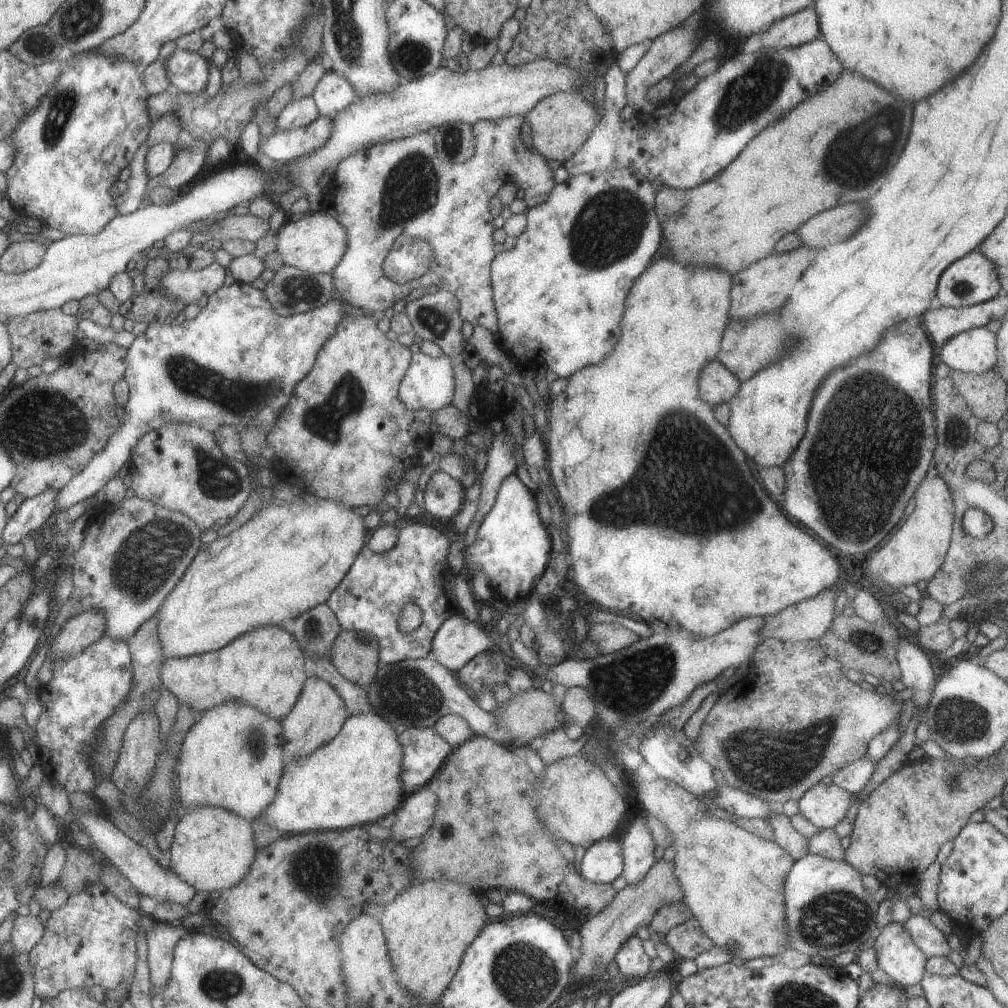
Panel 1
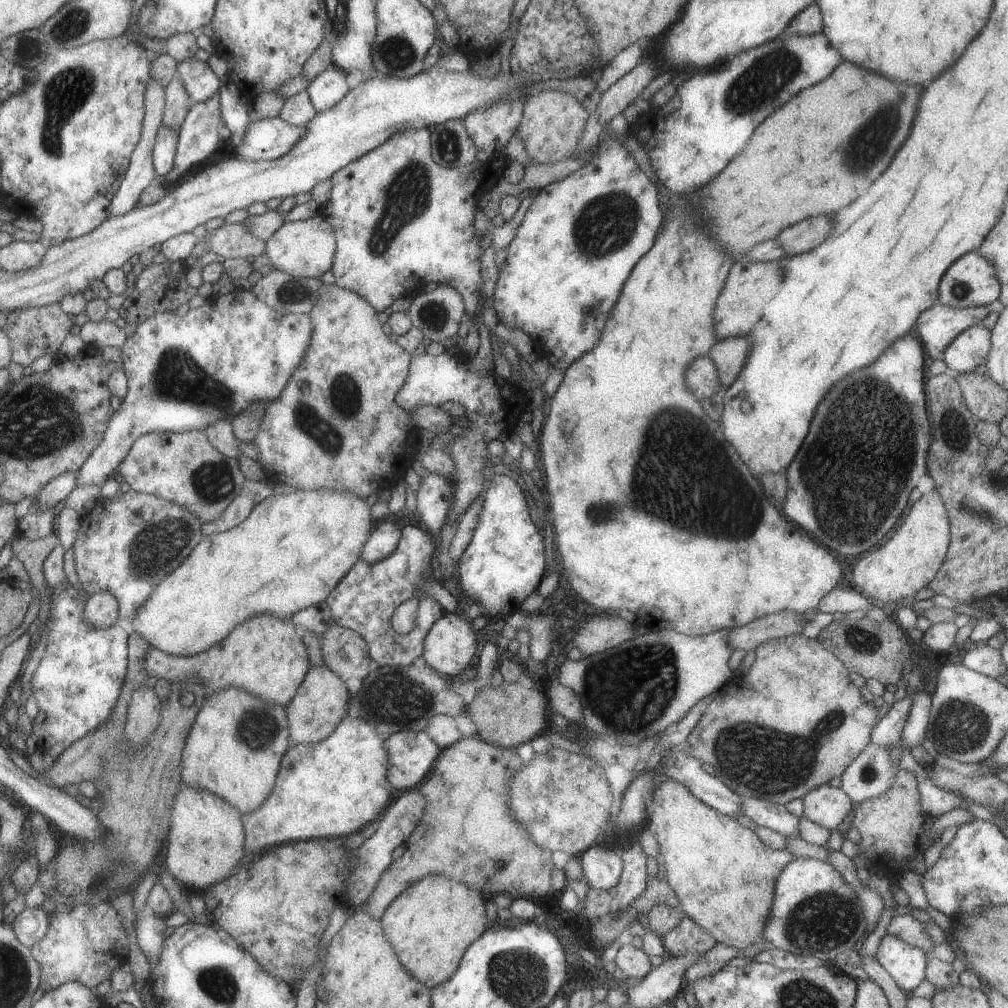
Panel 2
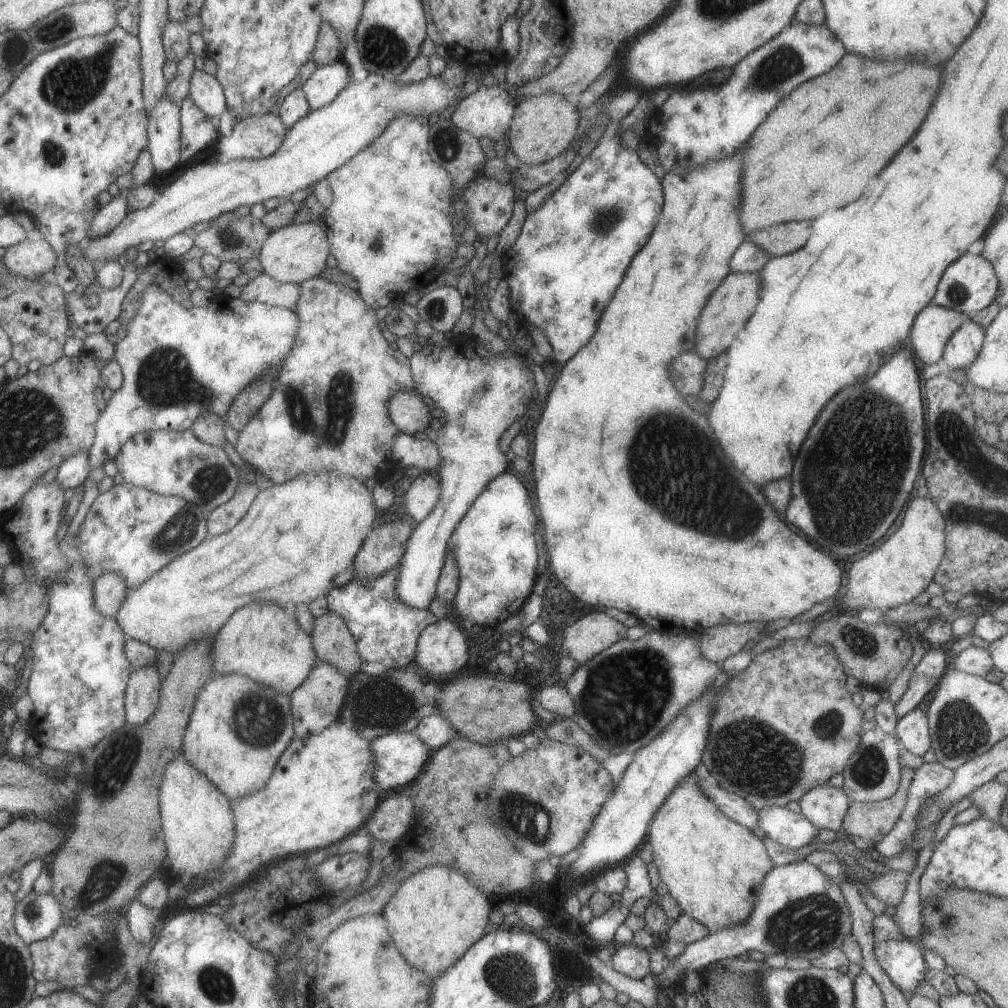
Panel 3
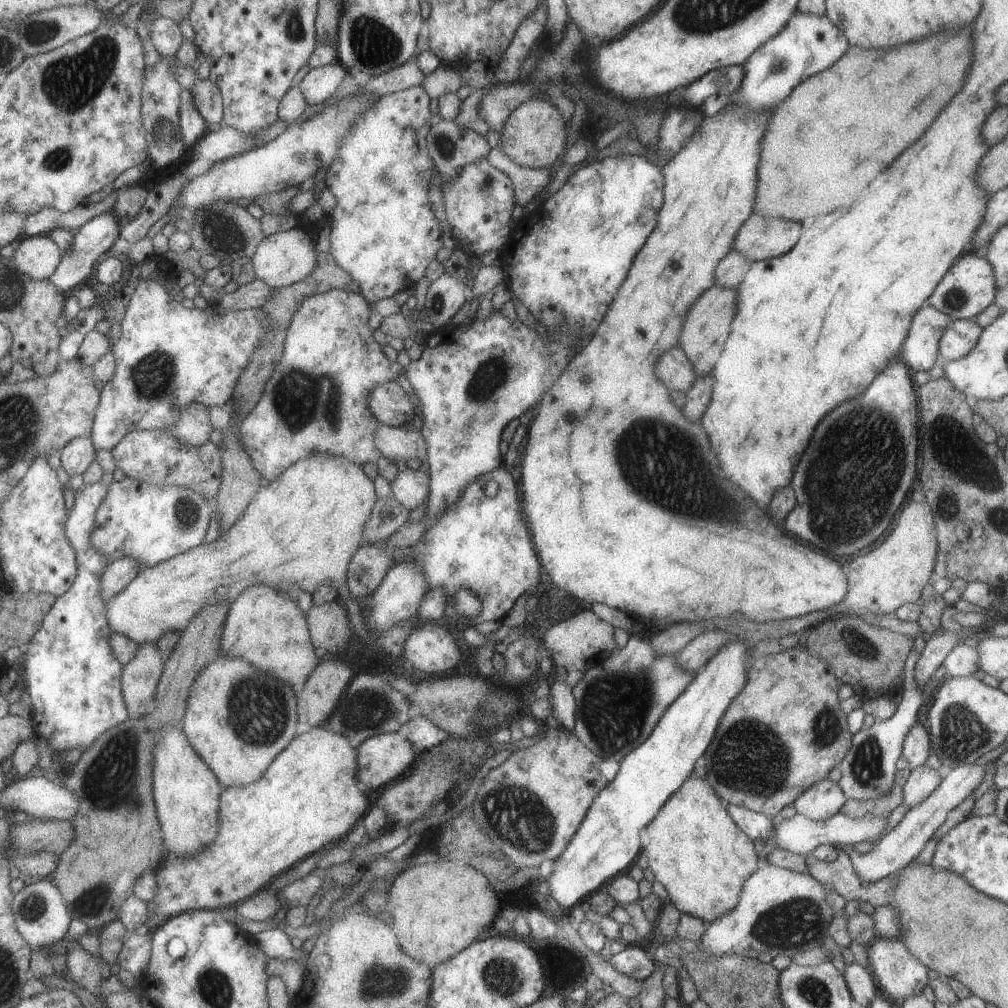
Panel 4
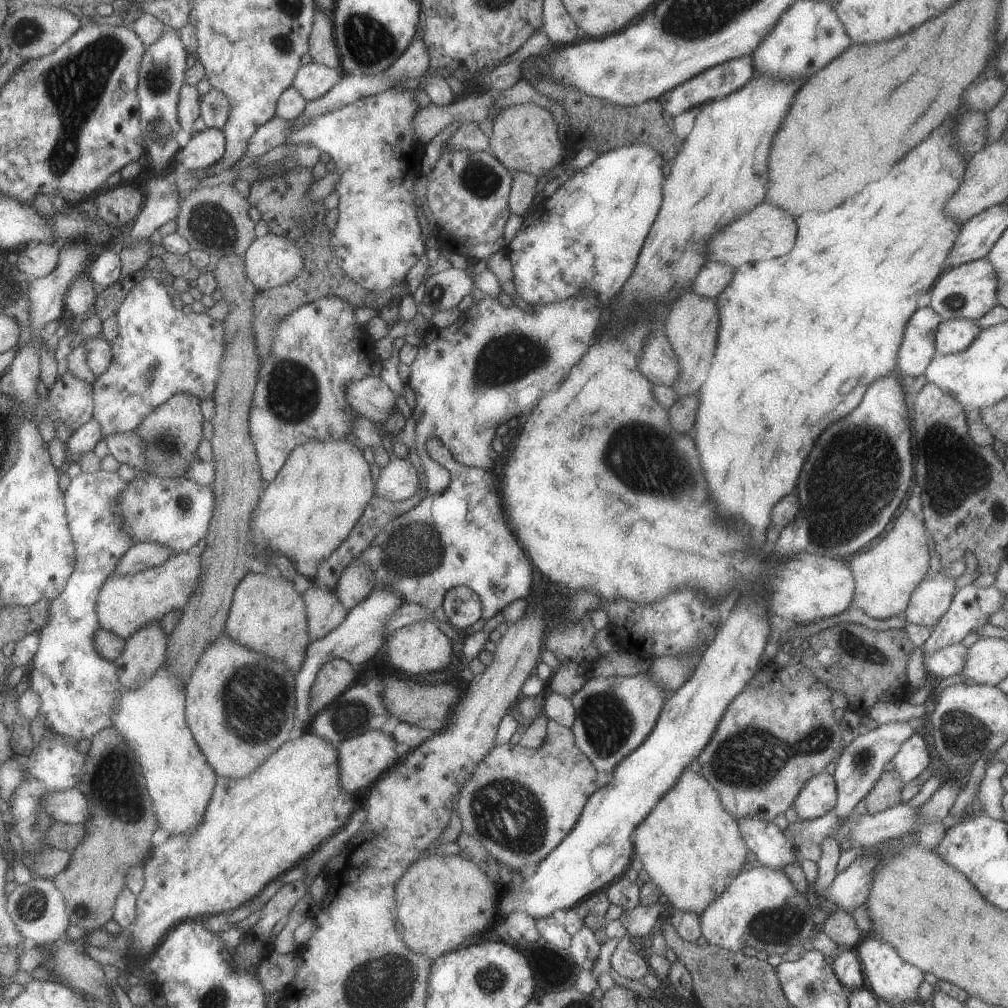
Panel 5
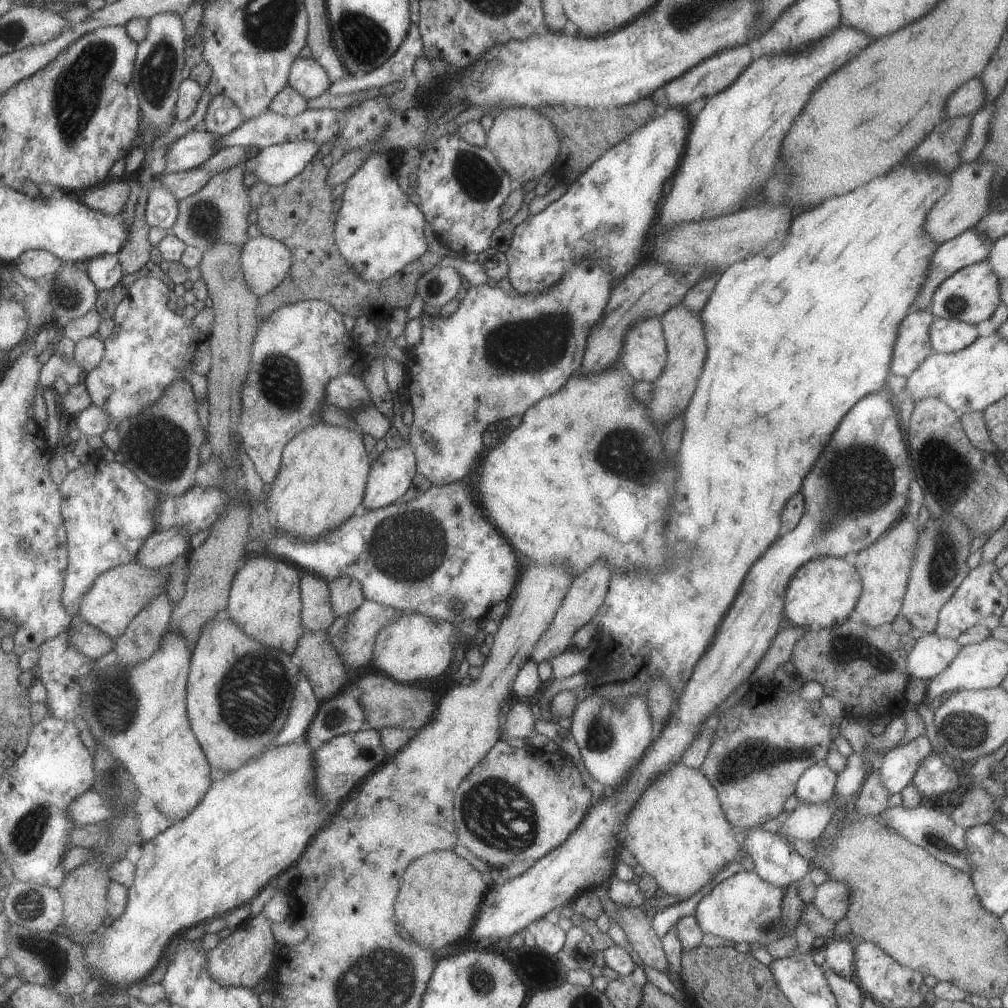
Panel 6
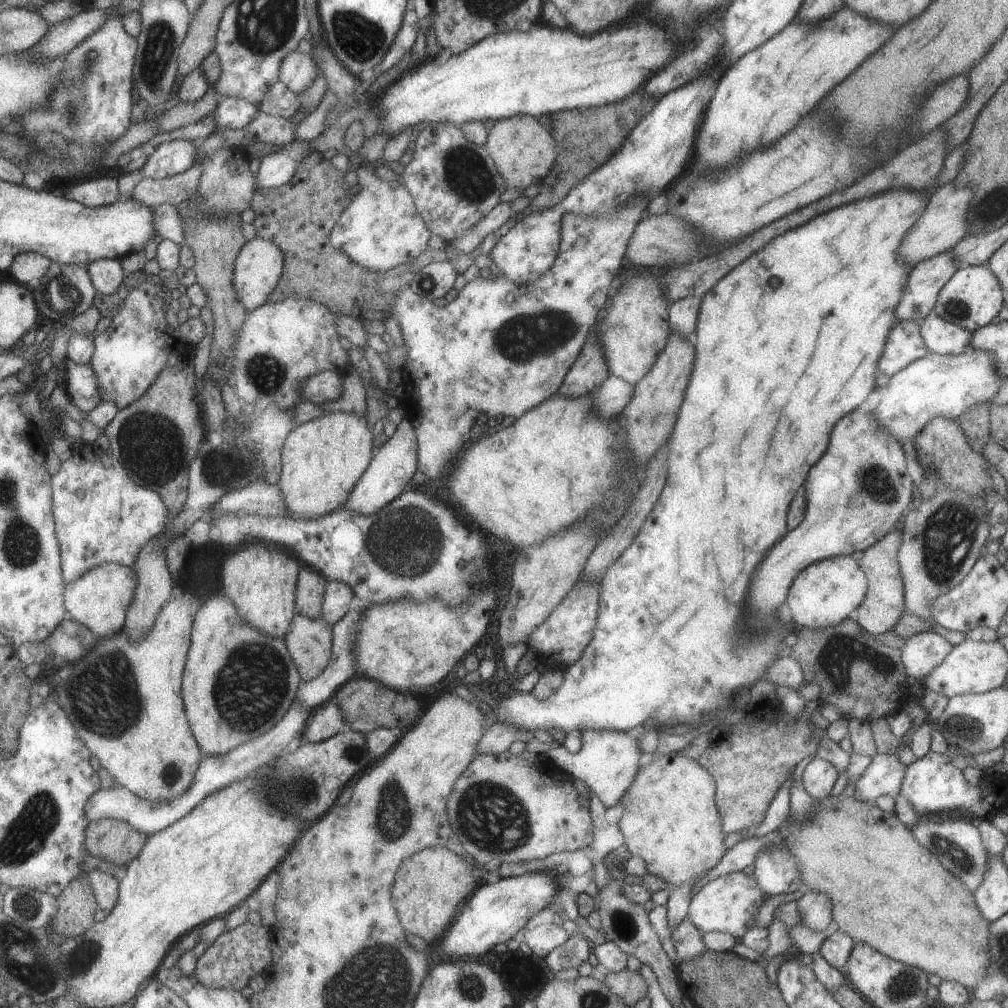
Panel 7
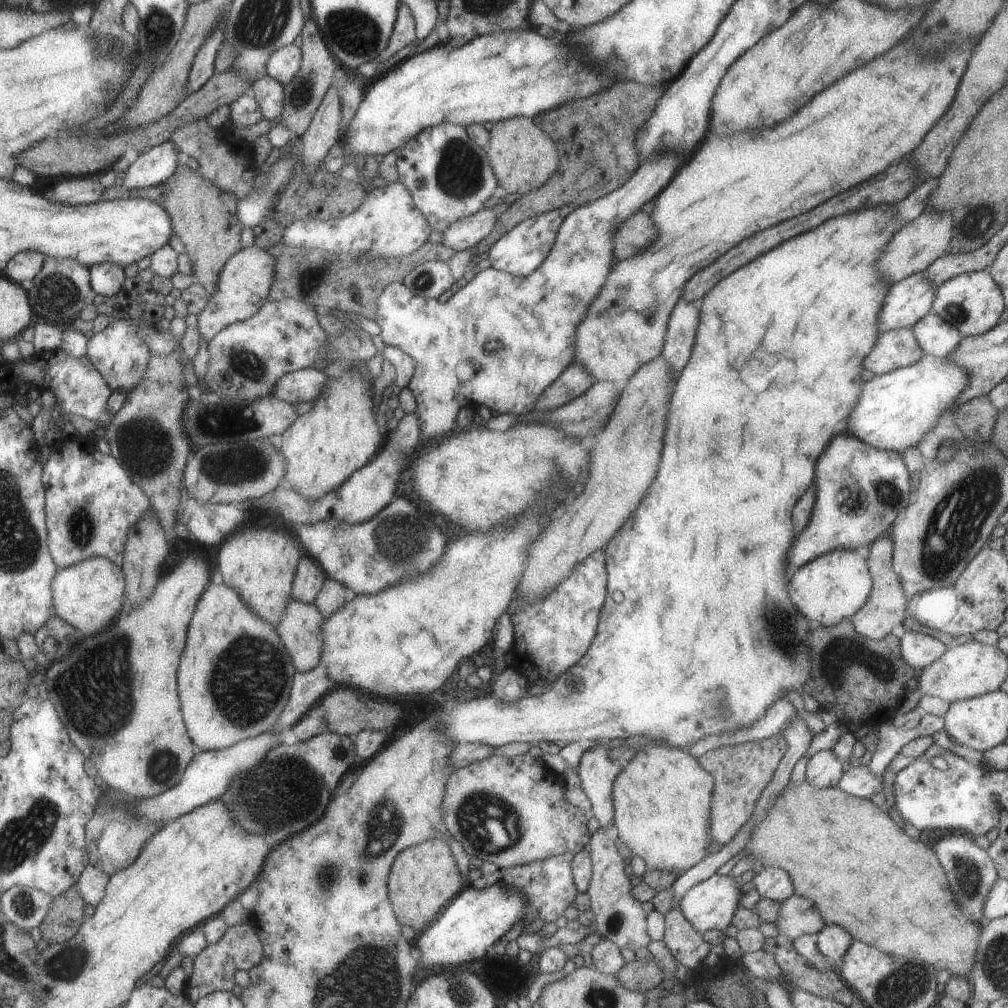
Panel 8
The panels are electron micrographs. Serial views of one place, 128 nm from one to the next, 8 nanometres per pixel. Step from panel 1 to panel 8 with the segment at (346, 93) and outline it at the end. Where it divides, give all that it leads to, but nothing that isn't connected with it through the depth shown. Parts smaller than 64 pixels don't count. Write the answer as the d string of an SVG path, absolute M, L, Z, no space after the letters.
M286 45L270 56L266 64L266 75L279 80L283 85L290 84L302 66L302 59L303 54L300 47Z

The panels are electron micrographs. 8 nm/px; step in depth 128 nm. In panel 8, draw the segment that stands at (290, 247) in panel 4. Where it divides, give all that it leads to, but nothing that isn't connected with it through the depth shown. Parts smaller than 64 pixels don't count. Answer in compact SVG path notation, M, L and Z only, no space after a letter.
M255 243L230 257L226 266L222 267L214 294L210 296L206 308L198 314L197 327L207 344L220 330L254 316L266 304L274 282L275 266L274 256L265 249L258 248Z

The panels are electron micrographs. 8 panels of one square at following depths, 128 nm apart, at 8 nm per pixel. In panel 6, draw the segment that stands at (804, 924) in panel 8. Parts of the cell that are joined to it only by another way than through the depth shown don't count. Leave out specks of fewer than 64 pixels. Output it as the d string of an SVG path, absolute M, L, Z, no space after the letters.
M828 879L818 887L813 905L828 920L837 922L848 914L850 890L844 882Z

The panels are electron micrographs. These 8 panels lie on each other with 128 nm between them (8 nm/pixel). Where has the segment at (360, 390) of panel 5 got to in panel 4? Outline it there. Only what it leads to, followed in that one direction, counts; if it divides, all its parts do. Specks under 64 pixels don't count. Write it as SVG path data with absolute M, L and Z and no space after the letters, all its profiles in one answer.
M396 381L374 386L368 408L378 422L389 427L411 426L414 416L418 414L418 408L410 396Z

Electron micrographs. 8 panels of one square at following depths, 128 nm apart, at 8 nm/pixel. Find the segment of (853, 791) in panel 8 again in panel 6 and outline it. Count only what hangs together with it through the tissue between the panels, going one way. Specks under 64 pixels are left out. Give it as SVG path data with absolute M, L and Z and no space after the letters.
M926 734L890 750L888 754L881 756L884 762L879 770L882 784L891 794L901 792L911 784L922 760L926 760L933 752Z

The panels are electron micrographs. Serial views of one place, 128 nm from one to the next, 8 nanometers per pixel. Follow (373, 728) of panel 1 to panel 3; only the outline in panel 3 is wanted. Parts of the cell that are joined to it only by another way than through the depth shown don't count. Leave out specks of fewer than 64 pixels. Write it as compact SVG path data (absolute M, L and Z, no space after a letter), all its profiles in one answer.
M342 722L334 723L314 736L294 737L278 759L278 764L266 788L244 798L230 800L236 824L236 838L232 844L232 850L218 870L206 872L192 879L194 884L190 886L185 896L186 903L192 909L201 910L217 898L230 895L234 888L246 884L260 867L274 859L300 852L312 853L315 849L330 848L334 842L356 833L369 816L372 816L384 797L374 780L374 770L376 770L376 764L374 764L371 741L360 736L356 728L350 728Z

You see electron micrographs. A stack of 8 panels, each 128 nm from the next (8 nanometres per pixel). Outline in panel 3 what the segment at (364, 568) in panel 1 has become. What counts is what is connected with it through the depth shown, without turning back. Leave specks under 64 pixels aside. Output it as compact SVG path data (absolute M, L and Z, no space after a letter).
M400 562L394 568L390 568L388 572L382 572L380 576L376 576L372 580L370 578L358 578L358 576L354 575L354 578L348 584L335 588L327 594L329 611L338 614L344 620L356 640L358 652L362 660L366 662L378 662L378 664L386 666L389 670L404 668L412 660L415 660L418 637L422 634L422 630L438 620L430 610L412 608L412 606L404 604L402 600L398 600L398 594L396 594L398 570L400 570Z

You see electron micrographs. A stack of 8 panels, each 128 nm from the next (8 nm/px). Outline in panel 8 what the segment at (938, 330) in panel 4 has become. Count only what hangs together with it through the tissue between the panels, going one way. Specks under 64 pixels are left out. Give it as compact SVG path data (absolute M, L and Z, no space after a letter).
M896 328L879 334L874 350L866 356L863 368L883 375L918 362L925 353L911 328Z

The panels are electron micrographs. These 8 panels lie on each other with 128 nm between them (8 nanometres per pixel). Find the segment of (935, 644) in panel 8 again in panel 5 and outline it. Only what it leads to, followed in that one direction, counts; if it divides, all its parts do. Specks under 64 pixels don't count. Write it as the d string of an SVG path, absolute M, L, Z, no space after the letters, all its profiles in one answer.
M962 642L944 646L942 650L926 654L923 656L923 662L927 674L934 674L939 681L947 676L961 673L966 664L966 658L968 658L968 647Z

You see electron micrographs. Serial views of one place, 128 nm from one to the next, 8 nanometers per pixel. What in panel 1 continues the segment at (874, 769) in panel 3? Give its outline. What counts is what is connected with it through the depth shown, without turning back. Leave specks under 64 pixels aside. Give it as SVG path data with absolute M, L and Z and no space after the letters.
M868 756L851 762L844 768L840 768L836 774L832 774L832 781L836 786L843 788L851 795L858 795L859 792L870 782L876 768Z

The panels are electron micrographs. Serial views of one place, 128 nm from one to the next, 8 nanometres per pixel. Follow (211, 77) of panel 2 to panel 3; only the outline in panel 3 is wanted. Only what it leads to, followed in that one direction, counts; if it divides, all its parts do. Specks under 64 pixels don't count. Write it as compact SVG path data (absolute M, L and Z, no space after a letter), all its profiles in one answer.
M195 69L191 76L189 96L196 106L210 118L218 120L227 110L224 88L216 76Z

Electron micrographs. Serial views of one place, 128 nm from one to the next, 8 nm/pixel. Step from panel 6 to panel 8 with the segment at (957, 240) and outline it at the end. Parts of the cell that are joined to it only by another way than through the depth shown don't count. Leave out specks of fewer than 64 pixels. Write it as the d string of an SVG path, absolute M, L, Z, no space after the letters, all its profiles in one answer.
M926 270L910 274L896 282L884 298L878 330L880 333L896 328L911 328L933 310L938 288L928 280Z

